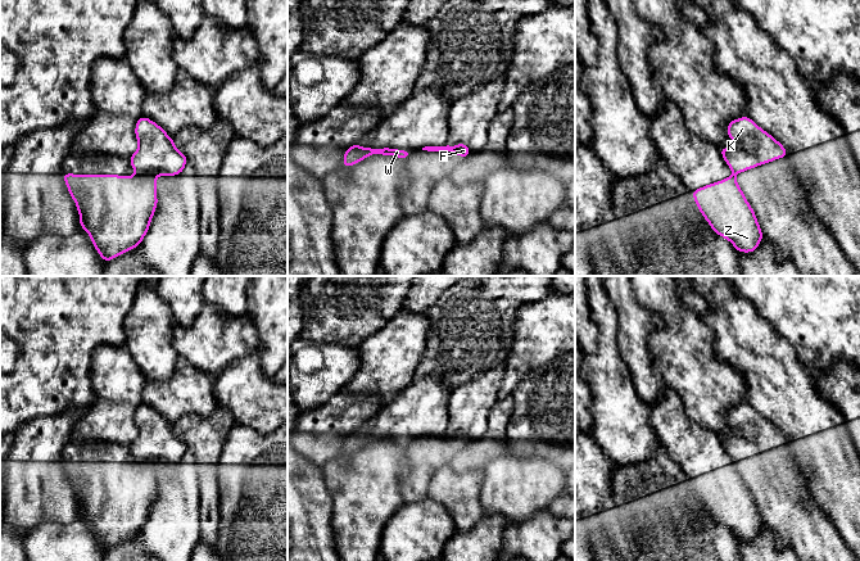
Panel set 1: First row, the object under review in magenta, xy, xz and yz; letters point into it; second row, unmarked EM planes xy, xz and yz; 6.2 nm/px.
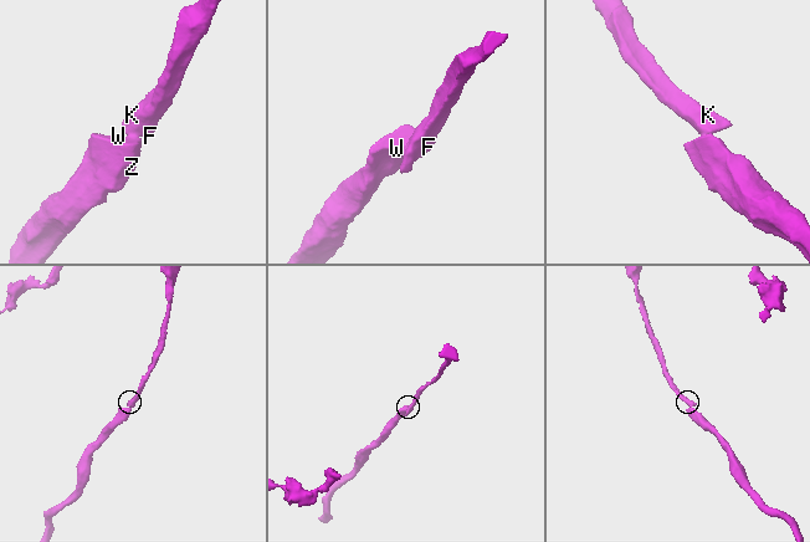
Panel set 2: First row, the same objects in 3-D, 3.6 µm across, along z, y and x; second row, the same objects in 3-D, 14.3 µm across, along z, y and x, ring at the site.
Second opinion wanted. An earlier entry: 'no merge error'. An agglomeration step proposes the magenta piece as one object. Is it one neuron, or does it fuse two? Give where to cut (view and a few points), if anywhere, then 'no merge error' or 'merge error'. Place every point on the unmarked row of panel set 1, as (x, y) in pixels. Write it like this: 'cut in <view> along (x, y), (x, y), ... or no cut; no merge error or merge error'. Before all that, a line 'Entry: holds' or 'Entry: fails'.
Entry: fails
cut in xy along (137, 461), (145, 462); merge error

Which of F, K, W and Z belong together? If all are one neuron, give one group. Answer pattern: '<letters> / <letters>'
F K / W Z

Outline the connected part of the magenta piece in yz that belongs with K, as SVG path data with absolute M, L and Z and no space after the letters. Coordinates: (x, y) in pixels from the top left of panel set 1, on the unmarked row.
M748 403L730 408L727 421L735 434L719 435L719 438L733 462L789 443L778 427Z

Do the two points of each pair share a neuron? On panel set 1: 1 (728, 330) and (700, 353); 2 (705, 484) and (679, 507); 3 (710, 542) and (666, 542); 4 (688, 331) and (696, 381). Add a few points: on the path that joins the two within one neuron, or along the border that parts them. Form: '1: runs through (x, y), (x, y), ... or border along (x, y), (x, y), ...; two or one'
1: border along (697, 317), (713, 331), (714, 354), (732, 366); two
2: border along (688, 476), (695, 492), (711, 517); two
3: runs through (700, 542), (677, 542); one
4: runs through (688, 344), (688, 366), (691, 369); one

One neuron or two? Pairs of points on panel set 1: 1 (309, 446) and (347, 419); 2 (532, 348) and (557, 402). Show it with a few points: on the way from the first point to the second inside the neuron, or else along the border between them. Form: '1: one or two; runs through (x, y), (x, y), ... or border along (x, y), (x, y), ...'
1: one; runs through (318, 437), (326, 429), (333, 429), (338, 424)
2: two; border along (561, 353), (532, 370), (517, 384)

